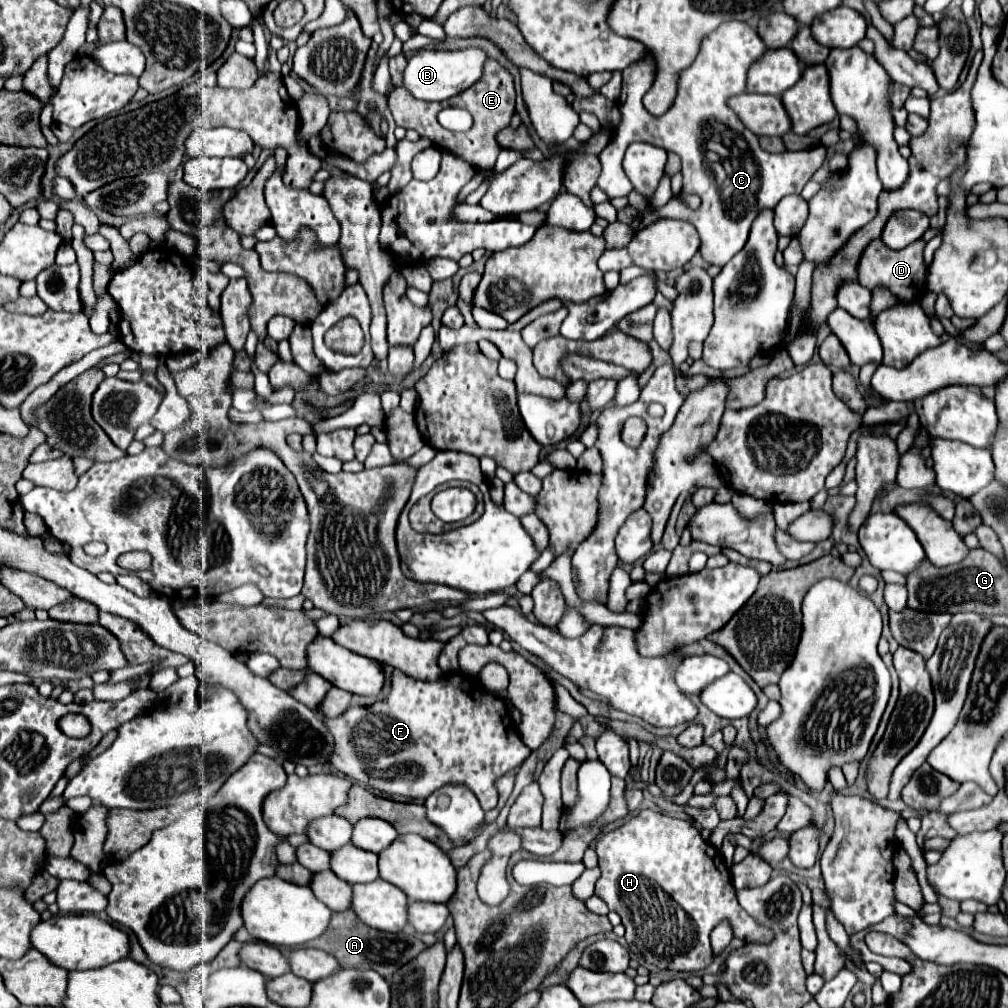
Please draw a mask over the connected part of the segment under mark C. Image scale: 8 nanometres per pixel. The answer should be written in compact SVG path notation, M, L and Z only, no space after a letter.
M721 22L717 30L701 40L701 52L693 64L681 70L681 78L677 80L677 98L665 116L649 114L641 102L647 90L653 86L657 70L655 58L645 54L641 62L633 62L633 66L623 70L623 90L619 96L623 120L615 128L609 146L603 150L603 170L597 186L607 194L609 200L628 196L633 185L621 166L623 154L629 142L645 140L675 152L683 162L683 192L701 196L699 210L689 210L679 198L669 200L658 209L649 207L632 223L635 232L659 218L685 218L693 222L699 232L699 252L703 260L707 264L725 266L745 246L757 212L763 208L775 208L777 202L787 194L801 194L811 176L821 168L827 158L827 146L821 144L811 150L769 154L759 146L757 136L749 132L737 114L725 104L727 96L745 92L747 70L763 52L763 40L747 22Z

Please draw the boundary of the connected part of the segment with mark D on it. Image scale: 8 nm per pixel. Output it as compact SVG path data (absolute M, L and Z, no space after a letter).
M879 238L869 242L869 246L861 254L861 262L857 264L857 280L873 290L877 284L887 286L899 302L919 302L925 292L925 278L927 278L927 266L923 262L923 240L917 240L909 244L903 250L889 250Z

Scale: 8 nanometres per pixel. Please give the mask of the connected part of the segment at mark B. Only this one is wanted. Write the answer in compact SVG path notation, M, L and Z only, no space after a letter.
M465 48L465 50L419 50L409 58L409 64L403 72L403 88L409 90L417 100L425 102L443 102L451 96L467 90L481 78L483 62L487 60L485 52L479 48Z

